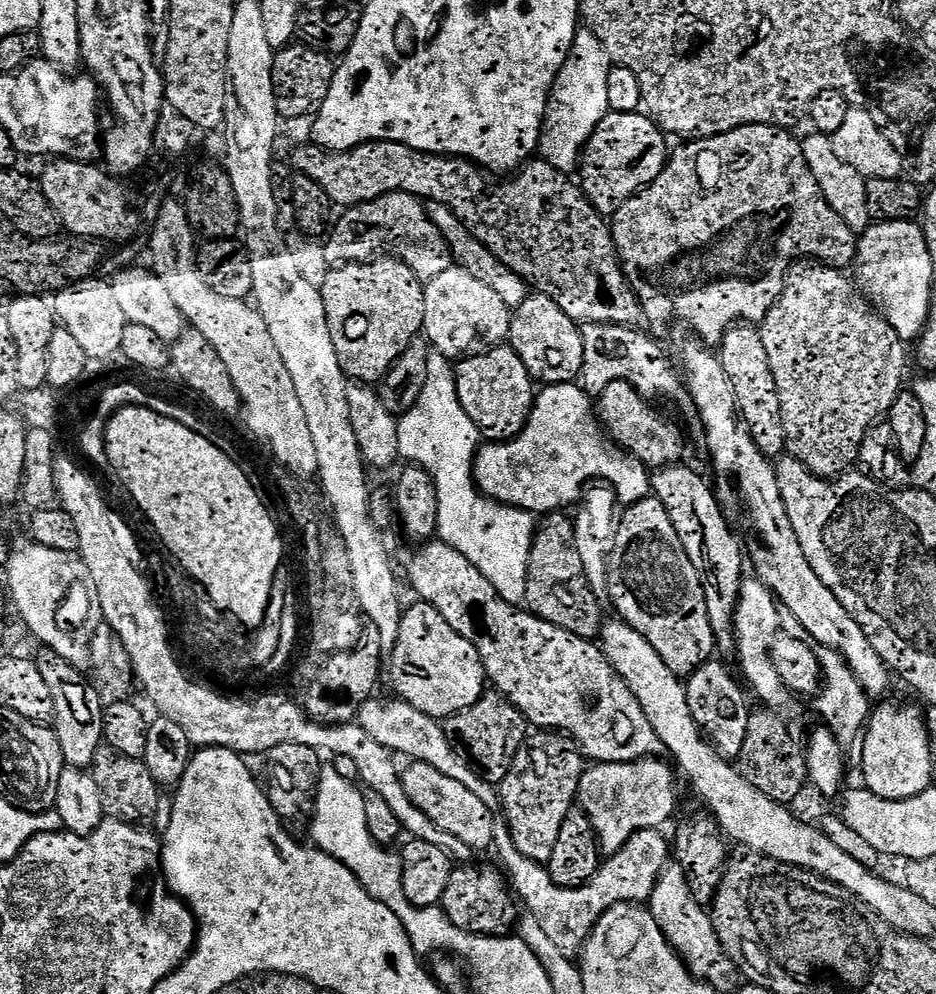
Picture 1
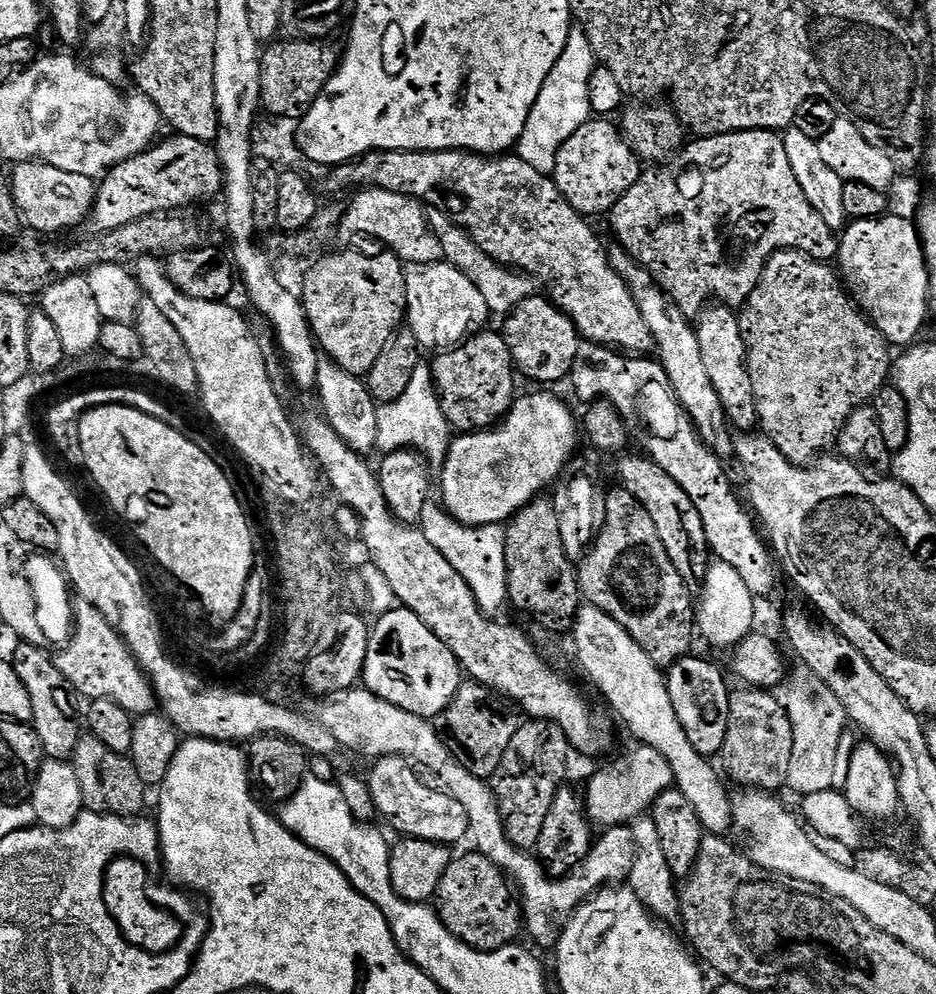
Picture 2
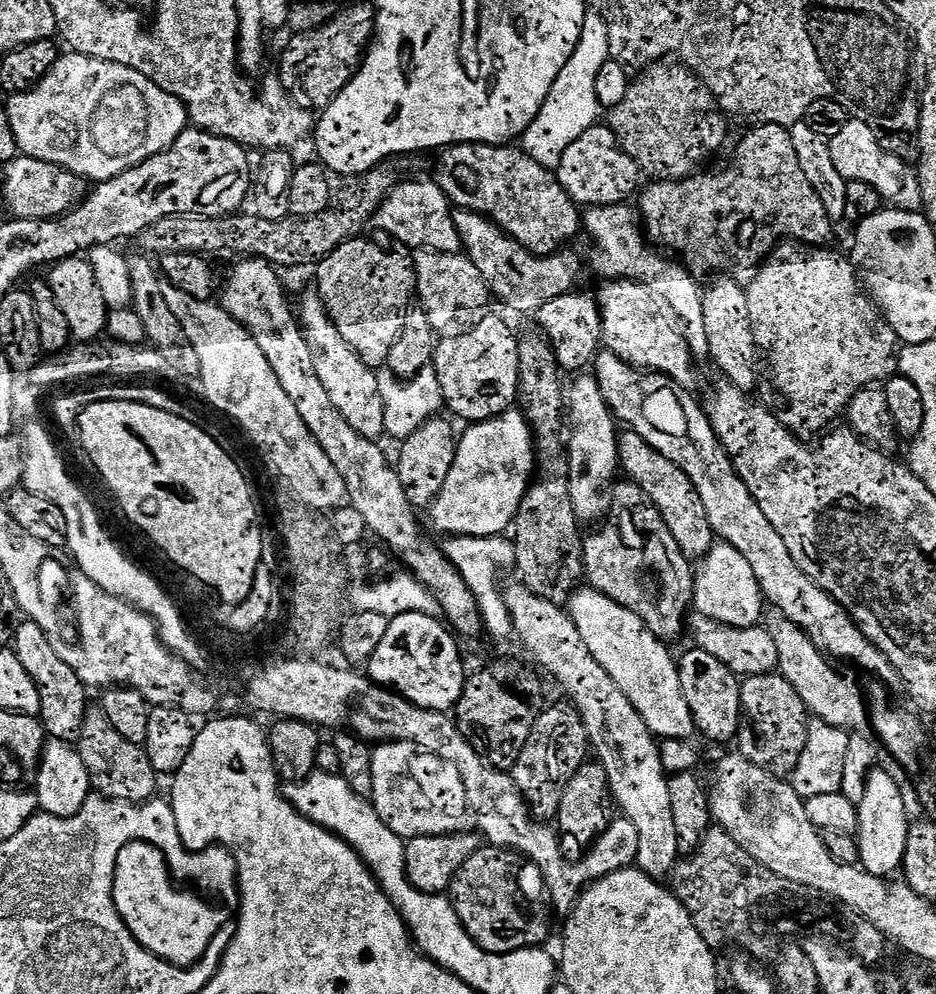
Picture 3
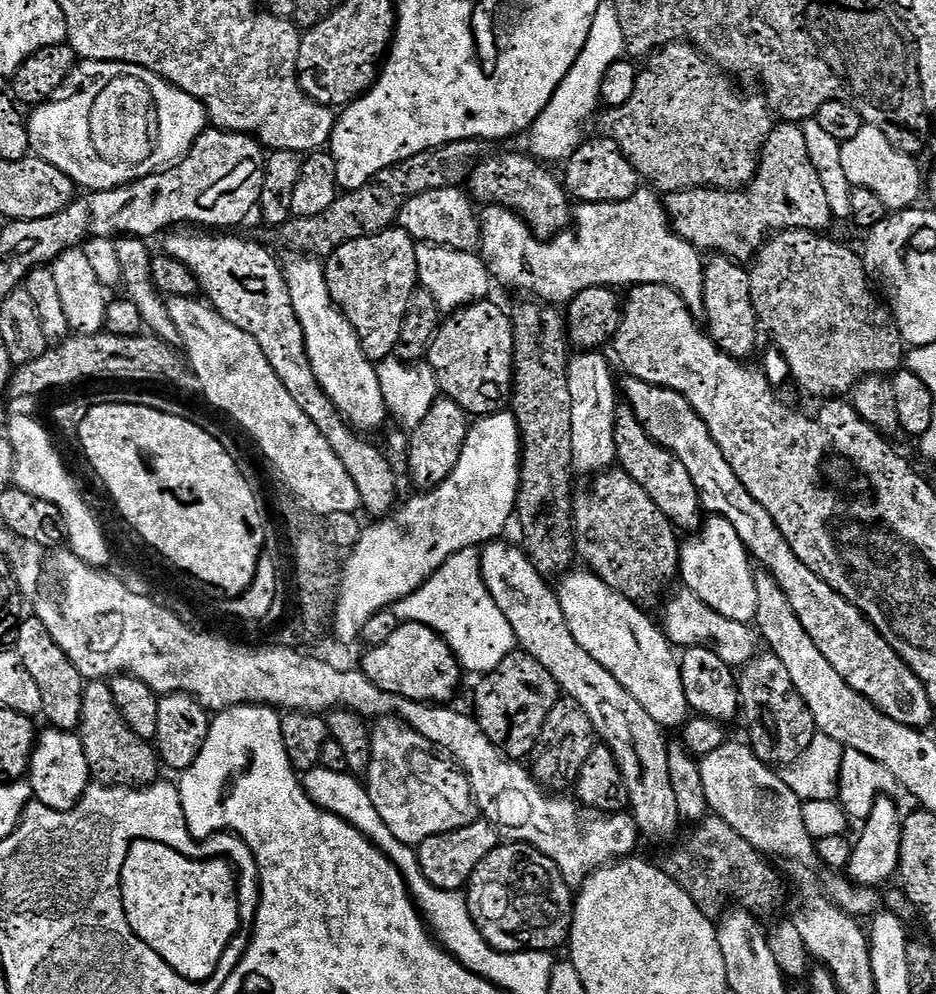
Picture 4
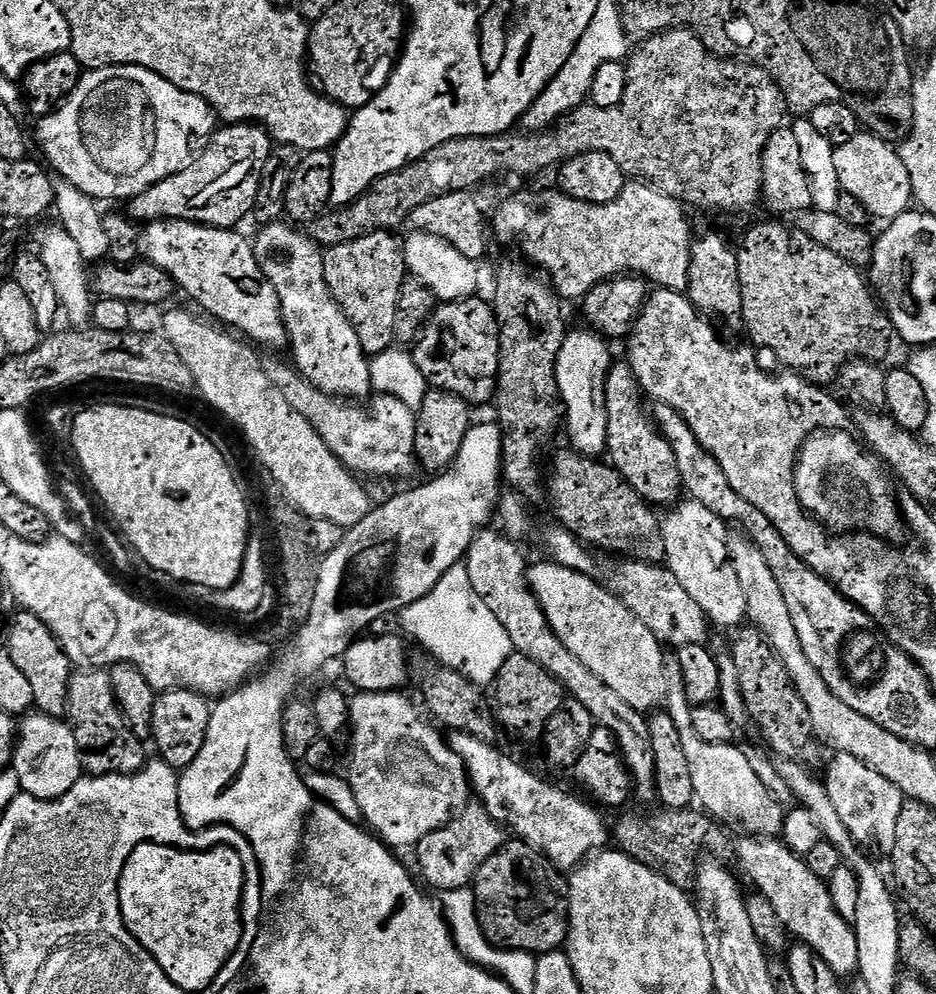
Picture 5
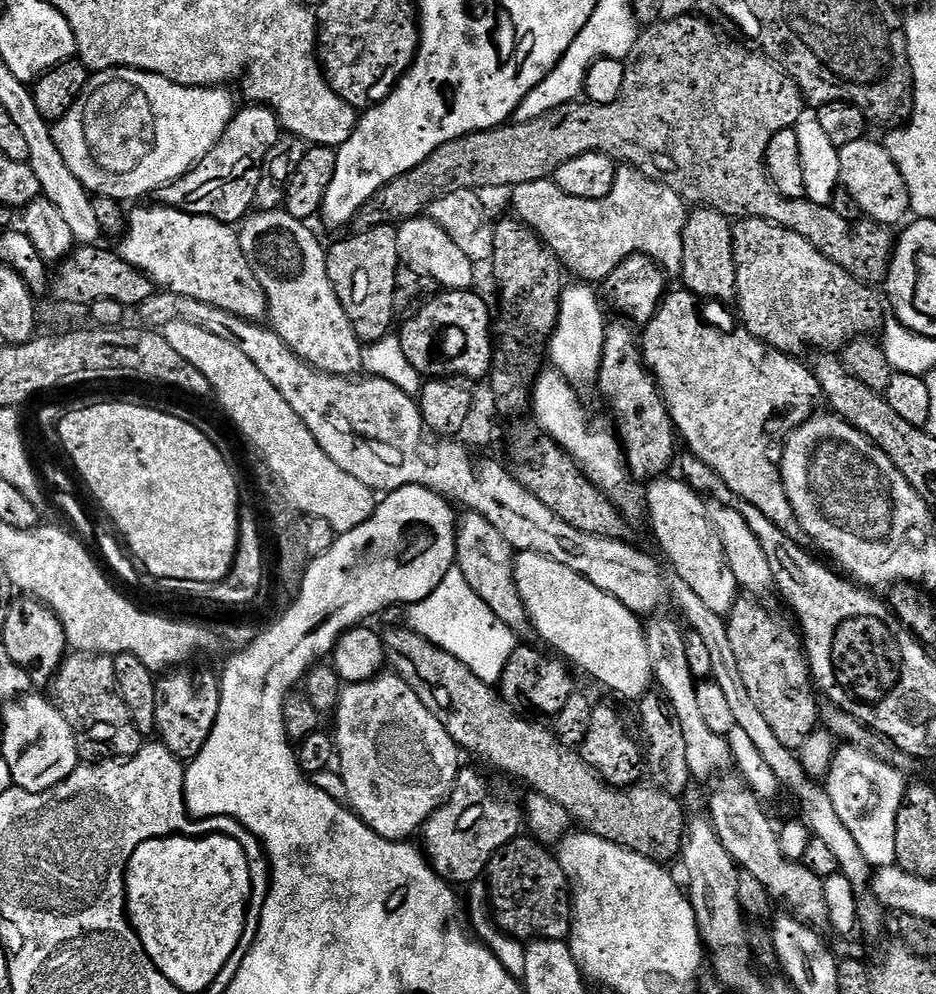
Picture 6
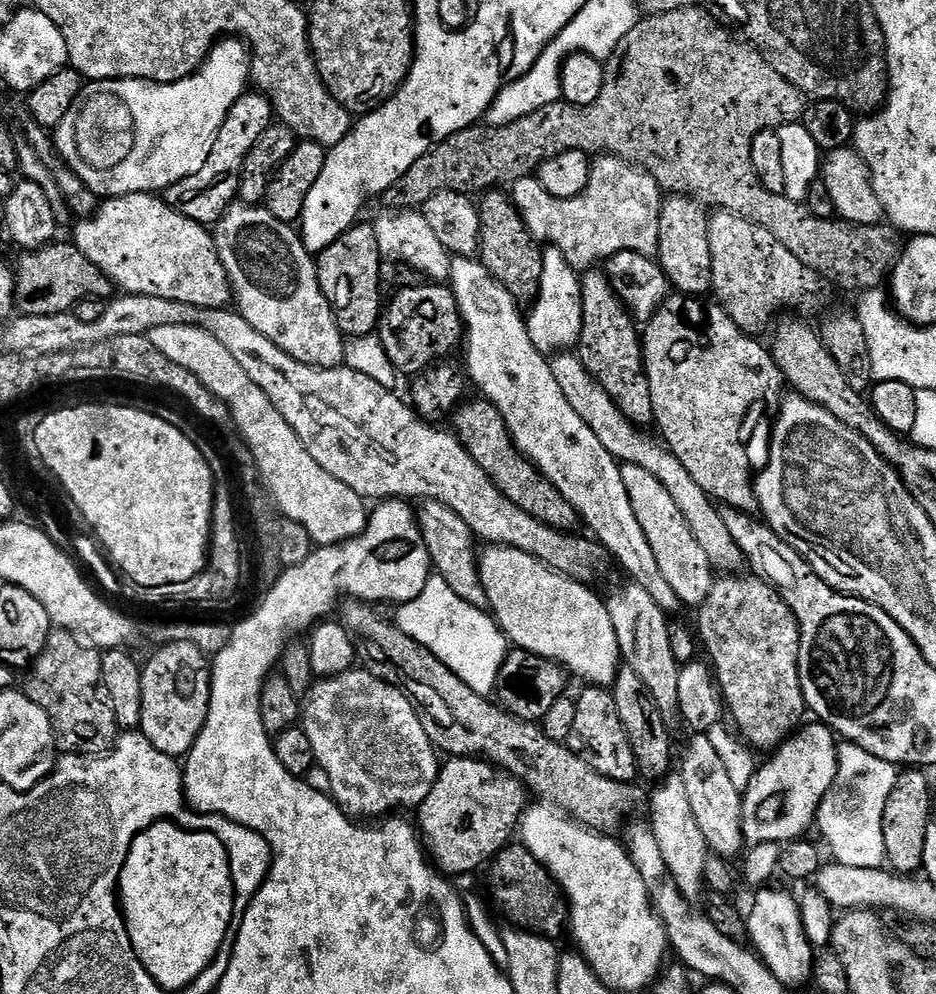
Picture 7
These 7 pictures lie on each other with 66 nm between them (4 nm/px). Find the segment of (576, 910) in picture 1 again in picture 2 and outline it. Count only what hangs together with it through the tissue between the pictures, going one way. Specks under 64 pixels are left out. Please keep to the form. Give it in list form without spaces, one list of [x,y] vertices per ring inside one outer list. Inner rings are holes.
[[[449,789],[449,793],[456,799],[460,799],[468,812],[470,835],[463,841],[463,851],[465,853],[480,852],[481,855],[496,862],[515,881],[522,893],[527,931],[529,933],[532,931],[532,936],[536,940],[550,935],[552,931],[555,933],[557,930],[563,929],[569,917],[580,908],[585,900],[589,899],[597,890],[603,889],[613,882],[623,881],[620,879],[628,871],[633,871],[634,865],[639,859],[639,849],[633,827],[616,825],[607,829],[603,833],[604,836],[601,839],[599,837],[593,843],[590,855],[577,869],[567,876],[553,878],[549,869],[545,865],[544,869],[534,857],[524,857],[519,854],[520,850],[508,835],[502,810],[494,794],[488,797],[488,802],[486,802],[486,798],[484,798],[484,802],[477,802],[464,792],[466,790]]]

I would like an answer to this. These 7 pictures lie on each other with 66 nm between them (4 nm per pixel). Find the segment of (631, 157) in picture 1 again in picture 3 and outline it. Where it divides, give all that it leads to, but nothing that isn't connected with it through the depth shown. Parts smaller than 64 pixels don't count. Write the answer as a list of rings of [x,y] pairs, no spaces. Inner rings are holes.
[[[608,126],[590,128],[571,142],[554,171],[568,197],[580,206],[623,204],[632,191],[637,191],[636,183],[642,180],[640,167],[620,149],[620,143]]]

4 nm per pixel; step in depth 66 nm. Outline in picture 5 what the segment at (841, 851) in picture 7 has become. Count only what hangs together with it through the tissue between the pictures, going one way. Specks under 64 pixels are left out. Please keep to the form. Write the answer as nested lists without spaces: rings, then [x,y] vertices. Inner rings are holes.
[[[835,753],[834,759],[824,775],[825,788],[830,802],[843,824],[850,830],[852,839],[863,844],[876,838],[884,850],[891,849],[894,834],[897,832],[897,820],[904,808],[906,798],[897,787],[872,768],[868,768],[853,755]]]

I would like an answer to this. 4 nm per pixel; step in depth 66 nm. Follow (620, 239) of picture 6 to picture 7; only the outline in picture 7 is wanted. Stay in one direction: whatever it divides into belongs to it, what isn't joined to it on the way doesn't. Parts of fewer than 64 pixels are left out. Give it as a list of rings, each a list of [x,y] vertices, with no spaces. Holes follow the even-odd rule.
[[[611,154],[599,157],[593,165],[593,181],[584,195],[560,199],[542,186],[537,177],[520,179],[512,186],[512,200],[534,232],[542,231],[567,259],[607,262],[619,252],[647,253],[660,242],[662,189],[660,183],[630,160]]]

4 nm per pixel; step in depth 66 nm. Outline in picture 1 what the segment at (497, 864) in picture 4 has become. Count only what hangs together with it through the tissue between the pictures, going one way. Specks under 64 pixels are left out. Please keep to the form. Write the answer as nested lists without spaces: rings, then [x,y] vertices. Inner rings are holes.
[[[499,867],[496,868],[460,868],[457,872],[456,869],[449,871],[439,907],[444,913],[444,919],[450,921],[458,931],[497,937],[505,931],[503,928],[508,924],[508,907],[513,897],[505,873]]]

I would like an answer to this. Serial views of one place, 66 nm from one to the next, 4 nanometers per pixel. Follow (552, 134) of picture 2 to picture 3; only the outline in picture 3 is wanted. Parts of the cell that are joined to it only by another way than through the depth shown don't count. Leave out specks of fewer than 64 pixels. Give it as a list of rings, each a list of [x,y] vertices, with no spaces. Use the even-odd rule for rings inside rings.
[[[597,12],[585,15],[579,44],[570,61],[558,74],[542,110],[520,138],[520,147],[542,167],[554,170],[559,166],[562,154],[586,130],[595,127],[602,105],[599,99],[599,76],[609,57],[608,27]]]

